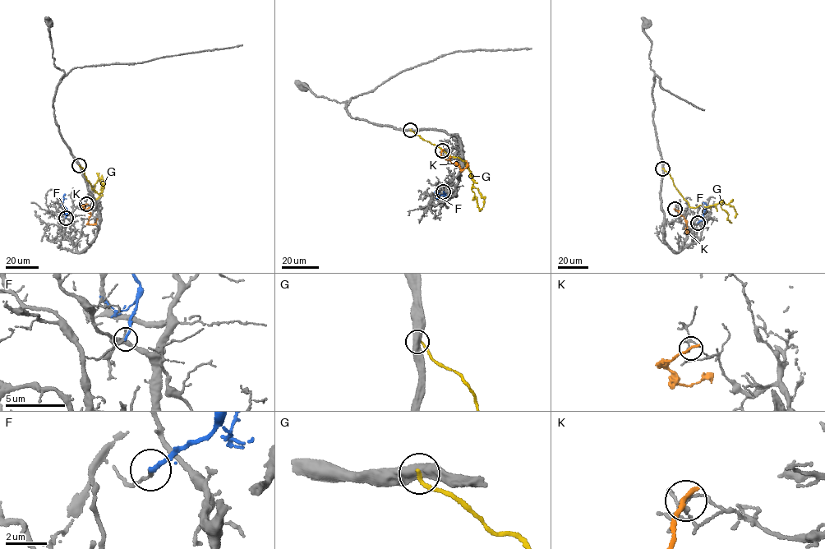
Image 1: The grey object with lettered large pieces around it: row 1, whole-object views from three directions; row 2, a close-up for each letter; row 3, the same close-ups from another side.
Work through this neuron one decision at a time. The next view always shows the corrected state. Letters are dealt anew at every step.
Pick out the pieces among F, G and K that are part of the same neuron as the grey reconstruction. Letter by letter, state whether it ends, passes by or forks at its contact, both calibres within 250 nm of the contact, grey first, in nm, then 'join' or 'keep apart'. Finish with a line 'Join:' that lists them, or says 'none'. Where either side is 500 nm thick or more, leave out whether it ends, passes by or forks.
F: it ends | 130/200 nm | keep apart
G: 550/190 nm | keep apart
K: it ends | 140/280 nm | keep apart
Join: none

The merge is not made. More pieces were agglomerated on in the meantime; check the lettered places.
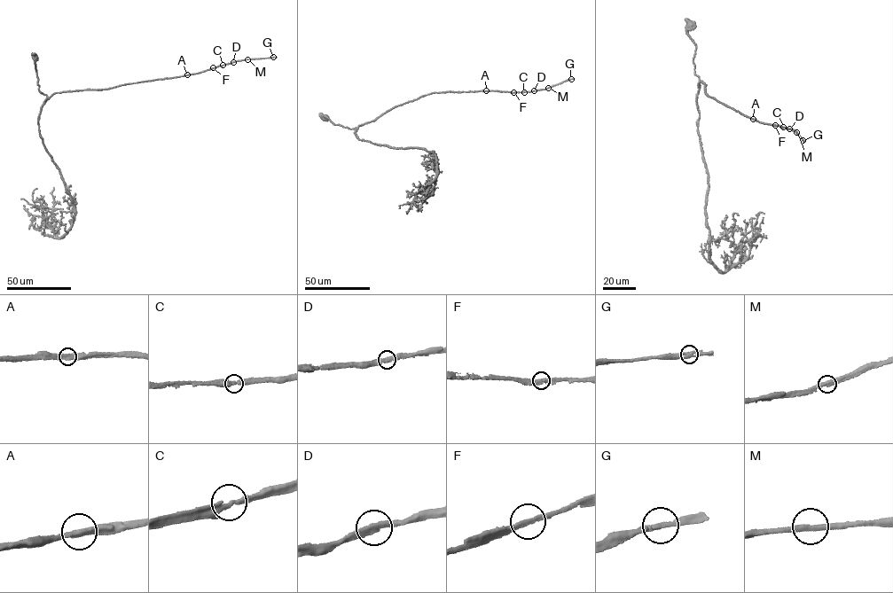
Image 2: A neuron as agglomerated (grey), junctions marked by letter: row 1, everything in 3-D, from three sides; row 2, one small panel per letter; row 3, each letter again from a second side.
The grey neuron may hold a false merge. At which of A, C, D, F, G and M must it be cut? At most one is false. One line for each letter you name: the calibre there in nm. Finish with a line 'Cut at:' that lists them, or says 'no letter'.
Cut at: no letter

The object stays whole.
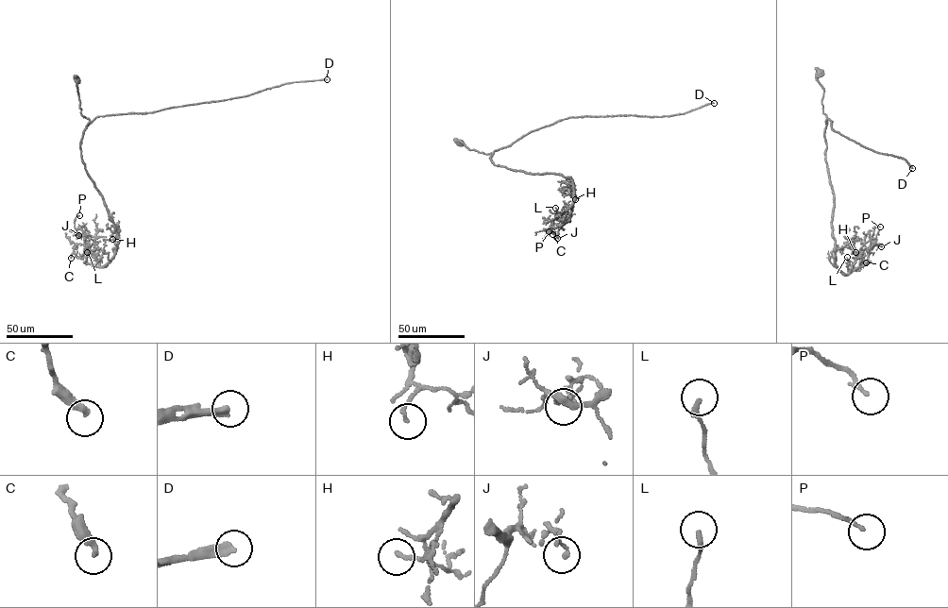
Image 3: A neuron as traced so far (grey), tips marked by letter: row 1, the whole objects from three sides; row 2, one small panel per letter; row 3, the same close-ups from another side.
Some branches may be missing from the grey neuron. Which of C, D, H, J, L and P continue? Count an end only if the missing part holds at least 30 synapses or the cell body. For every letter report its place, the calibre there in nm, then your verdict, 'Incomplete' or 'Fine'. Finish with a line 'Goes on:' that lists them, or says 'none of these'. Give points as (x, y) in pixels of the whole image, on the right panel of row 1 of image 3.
C: Place: (866, 262). Thickness 280 nm. Fine
D: Place: (912, 168). Thickness 360 nm. Incomplete
H: Place: (855, 252). Thickness 130 nm. Fine
J: Place: (881, 246). Thickness 170 nm. Fine
L: Place: (847, 257). Thickness 190 nm. Fine
P: Place: (880, 227). Thickness 150 nm. Fine
Goes on: D

